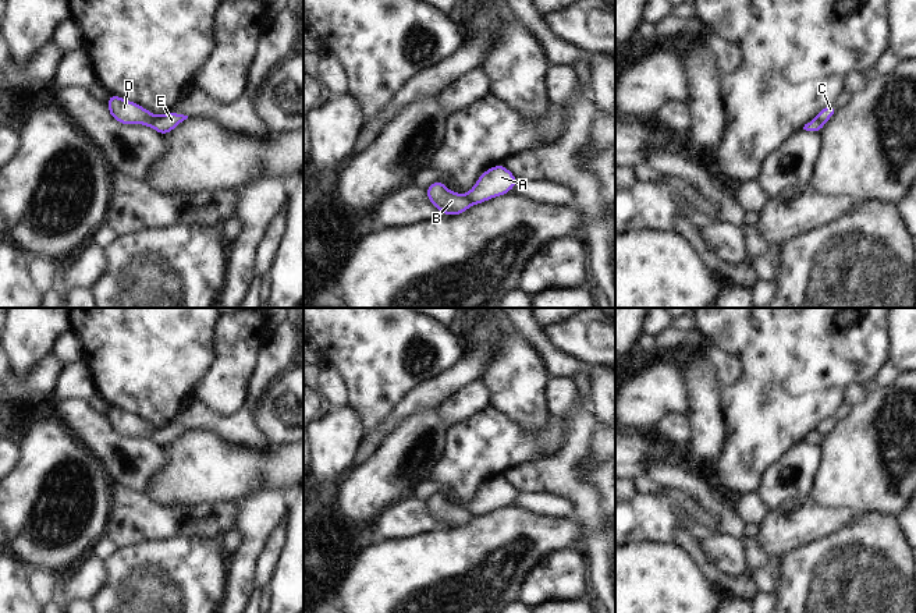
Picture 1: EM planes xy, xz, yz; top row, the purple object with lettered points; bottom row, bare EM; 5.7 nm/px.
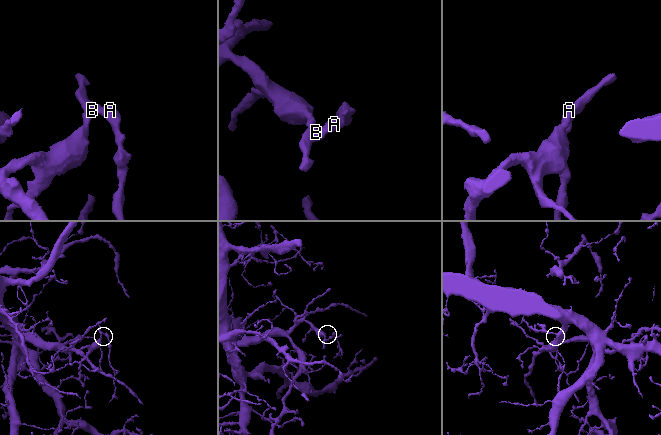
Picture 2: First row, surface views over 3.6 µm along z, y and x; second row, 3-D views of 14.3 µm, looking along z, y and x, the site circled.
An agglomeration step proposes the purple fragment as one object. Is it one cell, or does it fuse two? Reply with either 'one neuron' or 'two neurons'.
two neurons

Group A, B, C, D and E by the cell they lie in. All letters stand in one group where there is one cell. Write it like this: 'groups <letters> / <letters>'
groups A E / B C D

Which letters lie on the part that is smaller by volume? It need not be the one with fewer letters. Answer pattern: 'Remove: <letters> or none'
Remove: A, E

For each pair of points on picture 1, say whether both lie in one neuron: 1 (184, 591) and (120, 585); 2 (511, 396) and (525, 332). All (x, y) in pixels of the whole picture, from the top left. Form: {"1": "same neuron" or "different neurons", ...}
{"1": "same neuron", "2": "different neurons"}

